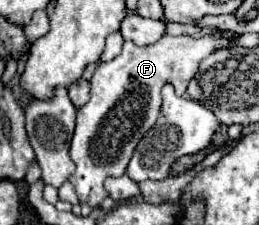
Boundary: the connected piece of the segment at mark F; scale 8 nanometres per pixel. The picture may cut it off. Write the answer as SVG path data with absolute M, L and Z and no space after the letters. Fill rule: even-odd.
M165 35L157 43L147 45L147 47L139 47L131 41L125 41L119 57L115 57L113 61L107 61L107 63L99 63L99 67L95 69L95 73L91 77L91 99L89 99L87 105L83 105L77 111L77 127L75 127L71 149L69 149L71 161L75 163L75 173L69 177L69 181L73 183L73 187L77 191L79 203L87 203L87 205L91 205L91 209L99 207L103 203L103 199L109 197L107 189L103 185L105 179L125 175L127 163L131 161L131 155L133 155L137 143L159 119L161 101L163 101L161 99L163 85L171 83L175 87L177 95L185 95L189 81L199 71L199 63L207 55L211 55L213 51L227 49L227 47L229 47L229 41L223 39L223 37L193 39L193 37L187 37L187 35L181 35L181 37Z

